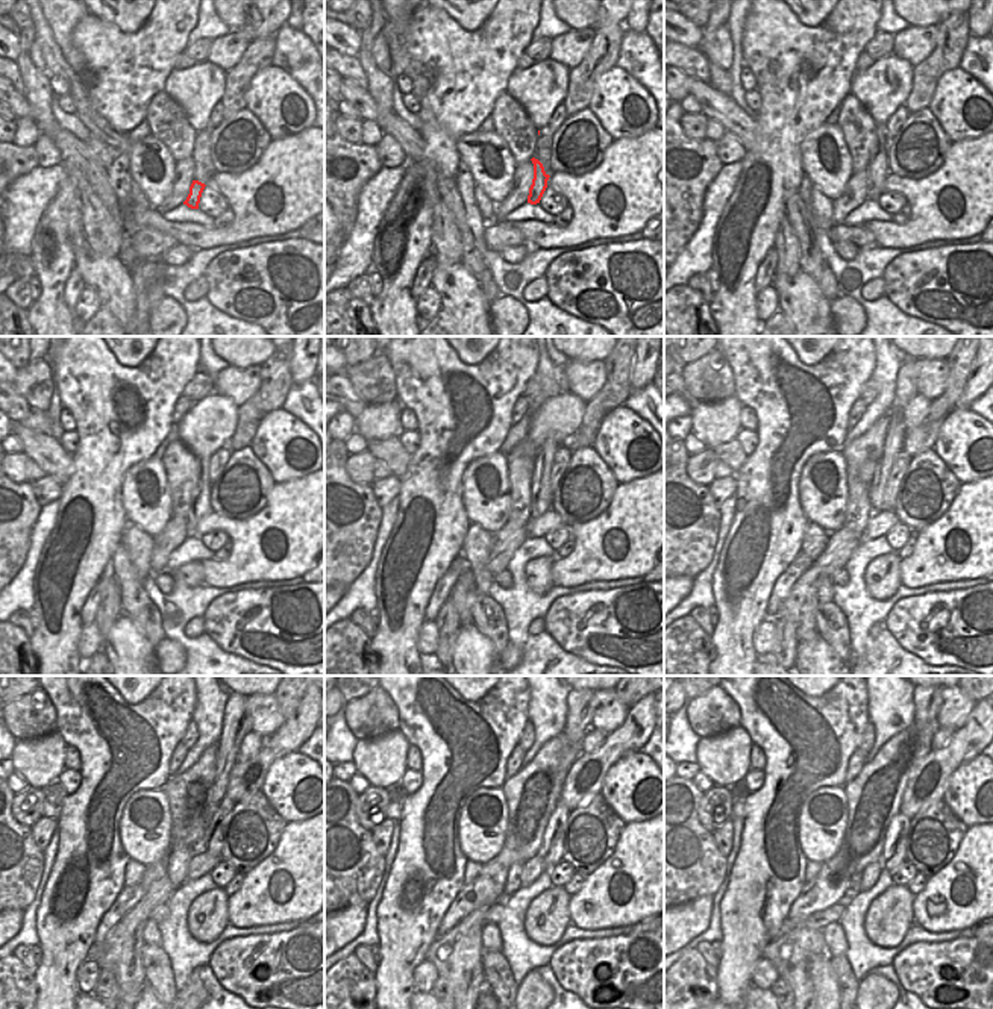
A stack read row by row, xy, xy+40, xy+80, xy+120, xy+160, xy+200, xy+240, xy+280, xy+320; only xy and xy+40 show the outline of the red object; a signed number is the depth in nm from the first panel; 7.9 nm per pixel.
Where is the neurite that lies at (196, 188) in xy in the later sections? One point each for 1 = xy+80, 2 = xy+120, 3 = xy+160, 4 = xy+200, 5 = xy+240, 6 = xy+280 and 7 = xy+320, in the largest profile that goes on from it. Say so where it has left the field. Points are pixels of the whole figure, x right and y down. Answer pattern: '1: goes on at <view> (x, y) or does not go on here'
1: goes on at xy+80 (878, 168)
2: goes on at xy+120 (200, 503)
3: goes on at xy+160 (541, 497)
4: goes on at xy+200 (905, 385)
5: goes on at xy+240 (235, 721)
6: goes on at xy+280 (579, 706)
7: goes on at xy+320 (927, 706)

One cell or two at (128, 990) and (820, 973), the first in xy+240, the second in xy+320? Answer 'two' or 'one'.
two

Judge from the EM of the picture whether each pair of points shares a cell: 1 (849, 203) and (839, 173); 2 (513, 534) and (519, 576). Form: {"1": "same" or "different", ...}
{"1": "different", "2": "different"}

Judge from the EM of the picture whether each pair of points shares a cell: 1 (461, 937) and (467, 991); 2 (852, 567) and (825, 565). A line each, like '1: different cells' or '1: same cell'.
1: same cell
2: different cells

